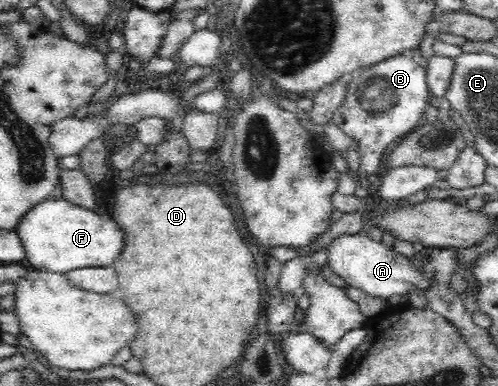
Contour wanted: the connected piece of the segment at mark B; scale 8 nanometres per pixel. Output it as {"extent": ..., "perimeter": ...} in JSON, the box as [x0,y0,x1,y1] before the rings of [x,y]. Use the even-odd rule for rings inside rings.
{"extent":[332,55,430,176],"perimeter":[[[404,55],[378,62],[352,73],[343,104],[335,110],[332,119],[353,142],[357,142],[360,170],[366,176],[383,170],[383,154],[391,142],[413,131],[424,121],[430,102],[425,69],[422,61]]]}

